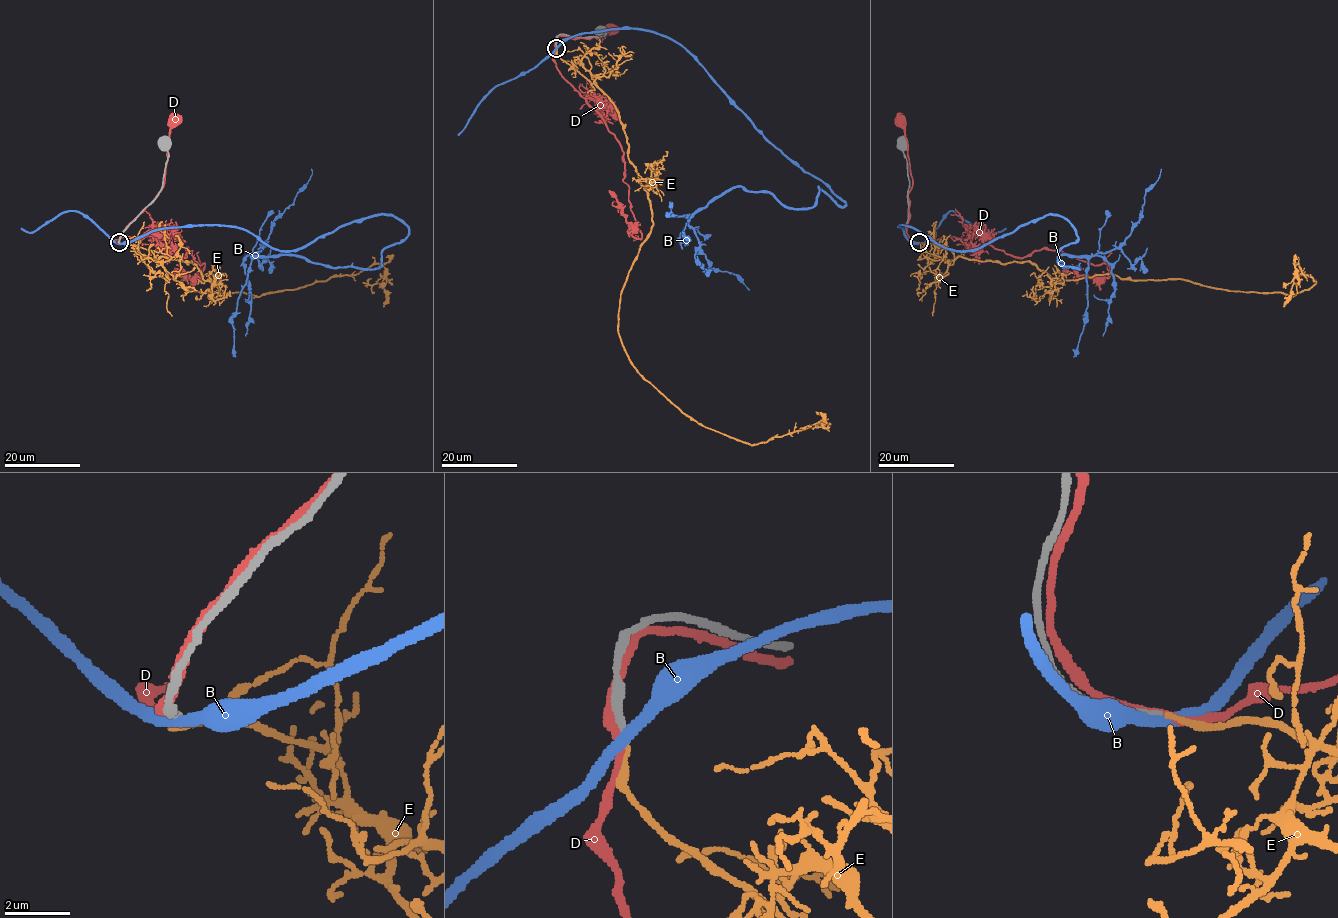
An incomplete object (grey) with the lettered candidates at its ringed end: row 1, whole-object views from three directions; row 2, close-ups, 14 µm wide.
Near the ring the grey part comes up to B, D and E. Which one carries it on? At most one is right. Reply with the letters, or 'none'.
E

